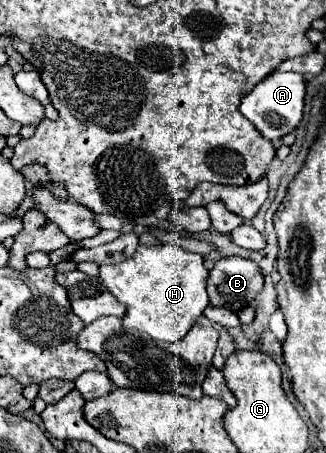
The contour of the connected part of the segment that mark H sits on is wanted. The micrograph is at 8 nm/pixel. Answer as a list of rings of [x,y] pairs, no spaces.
[[[175,244],[163,246],[141,246],[135,256],[119,264],[101,266],[99,278],[109,288],[109,292],[125,304],[125,316],[121,318],[123,328],[139,330],[155,340],[179,342],[209,306],[207,296],[207,268],[203,266],[203,256],[183,250]]]

